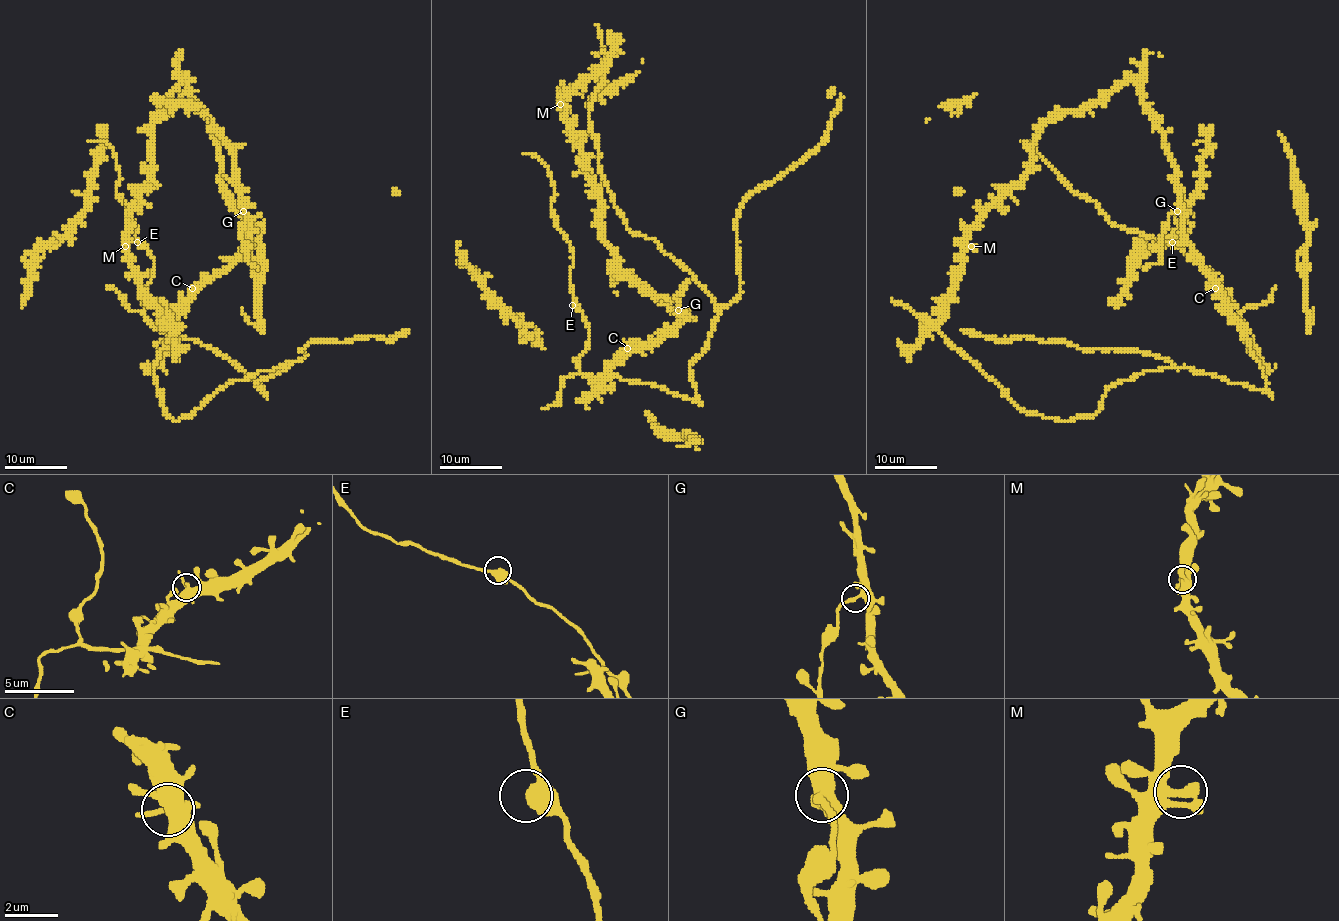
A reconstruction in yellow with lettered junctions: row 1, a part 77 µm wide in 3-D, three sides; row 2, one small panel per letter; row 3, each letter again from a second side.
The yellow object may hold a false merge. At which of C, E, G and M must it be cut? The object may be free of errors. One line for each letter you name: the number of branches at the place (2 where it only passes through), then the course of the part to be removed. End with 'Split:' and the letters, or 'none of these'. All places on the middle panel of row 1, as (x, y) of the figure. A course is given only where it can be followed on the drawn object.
G: 2 | (678, 310), (681, 302), (676, 294), (693, 277)
Split: G

